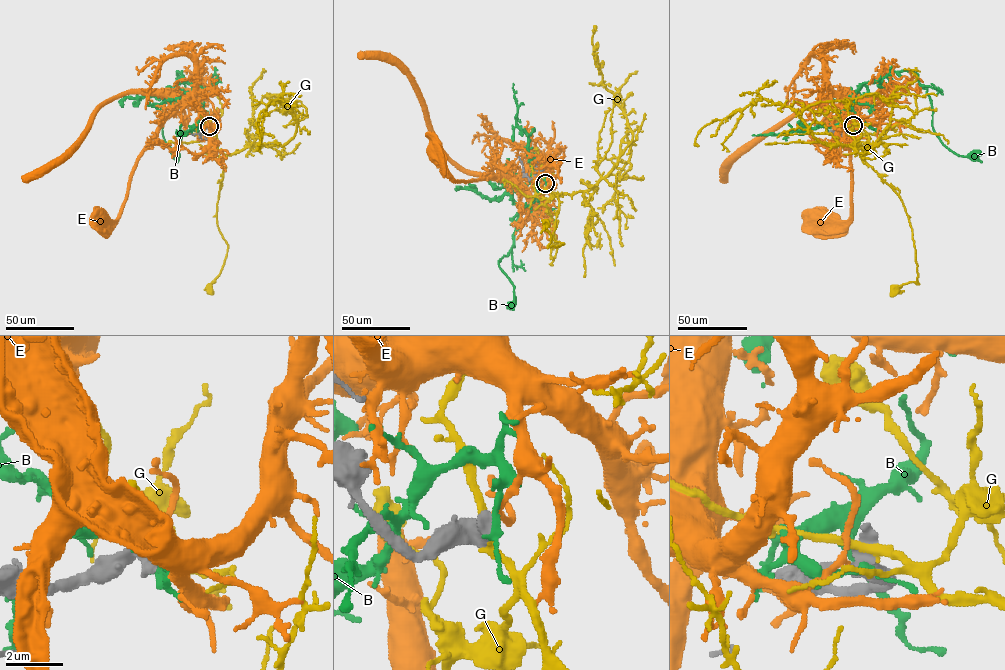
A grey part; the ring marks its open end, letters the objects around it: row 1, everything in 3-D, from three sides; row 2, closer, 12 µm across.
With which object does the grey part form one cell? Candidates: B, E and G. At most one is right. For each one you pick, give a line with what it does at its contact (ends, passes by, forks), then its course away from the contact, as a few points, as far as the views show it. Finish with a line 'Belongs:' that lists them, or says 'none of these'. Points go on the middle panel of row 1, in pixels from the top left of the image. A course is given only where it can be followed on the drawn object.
Belongs: none of these

